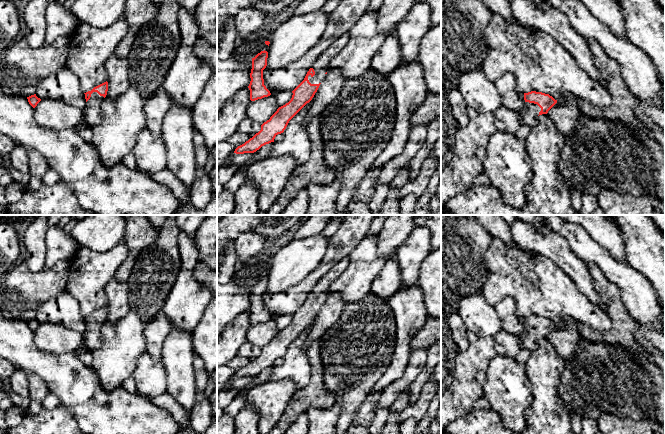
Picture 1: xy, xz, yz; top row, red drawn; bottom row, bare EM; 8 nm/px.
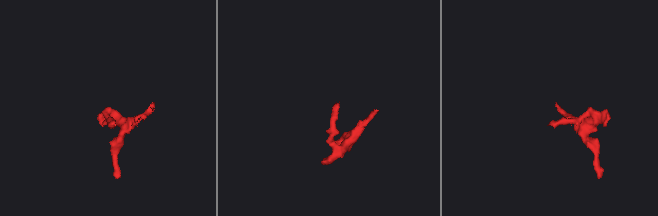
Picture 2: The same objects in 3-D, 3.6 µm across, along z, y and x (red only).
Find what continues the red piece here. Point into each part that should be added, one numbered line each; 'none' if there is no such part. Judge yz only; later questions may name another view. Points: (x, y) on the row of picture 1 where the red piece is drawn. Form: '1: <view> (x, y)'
1: yz (529, 113)

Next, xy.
1: xy (92, 116)

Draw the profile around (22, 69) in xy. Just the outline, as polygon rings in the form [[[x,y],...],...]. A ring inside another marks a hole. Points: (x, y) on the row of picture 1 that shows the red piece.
[[[21,35],[0,58],[0,89],[24,97],[36,94],[45,78],[66,65],[69,42],[69,37],[61,36],[53,43],[31,48]]]

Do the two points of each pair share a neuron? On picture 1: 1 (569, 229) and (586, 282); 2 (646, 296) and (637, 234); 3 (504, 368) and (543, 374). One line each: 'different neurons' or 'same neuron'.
1: different neurons
2: different neurons
3: different neurons

